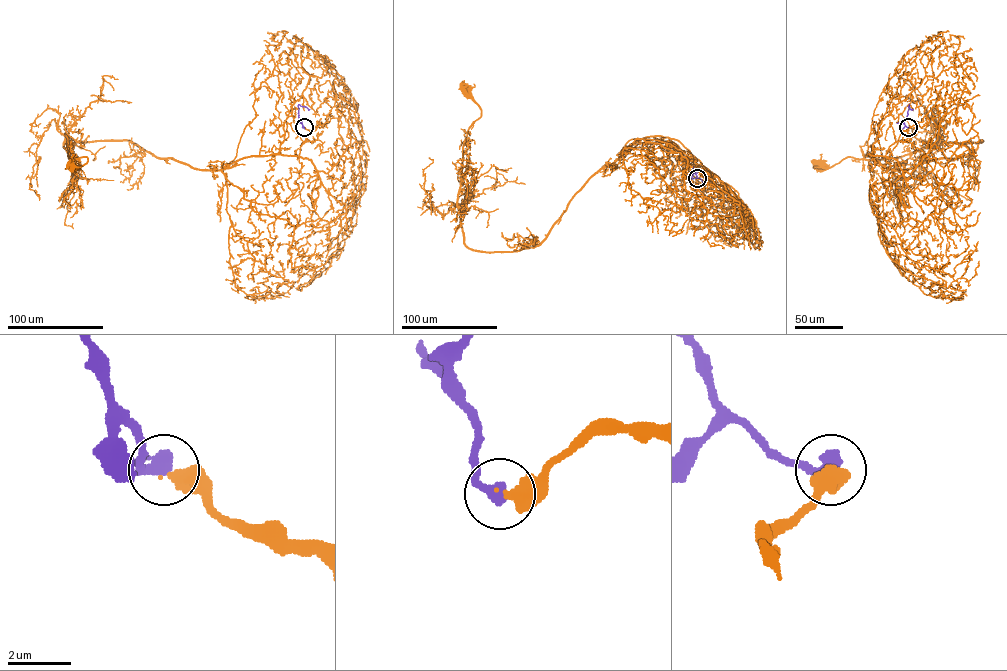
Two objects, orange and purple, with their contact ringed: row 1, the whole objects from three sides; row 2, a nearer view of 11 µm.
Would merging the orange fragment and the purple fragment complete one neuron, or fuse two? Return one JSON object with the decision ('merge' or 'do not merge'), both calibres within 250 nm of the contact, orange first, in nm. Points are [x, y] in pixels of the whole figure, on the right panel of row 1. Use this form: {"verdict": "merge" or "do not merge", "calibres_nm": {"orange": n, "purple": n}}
{"verdict": "merge", "calibres_nm": {"orange": 500, "purple": 480}}

